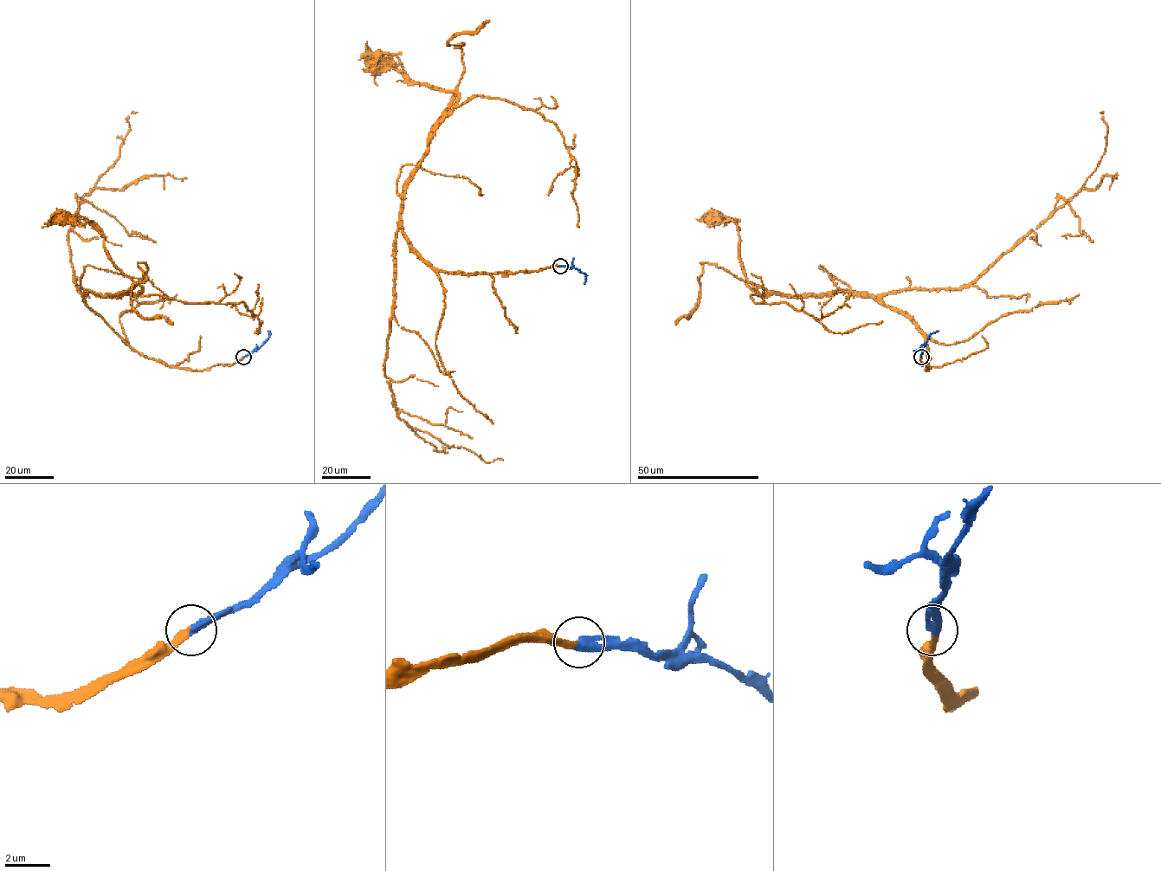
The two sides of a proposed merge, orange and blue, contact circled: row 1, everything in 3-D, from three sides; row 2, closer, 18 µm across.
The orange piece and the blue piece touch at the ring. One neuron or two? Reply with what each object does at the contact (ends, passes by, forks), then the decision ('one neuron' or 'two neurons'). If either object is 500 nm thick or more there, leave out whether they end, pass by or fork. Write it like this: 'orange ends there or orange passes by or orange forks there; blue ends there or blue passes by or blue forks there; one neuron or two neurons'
orange ends there; blue ends there; one neuron

